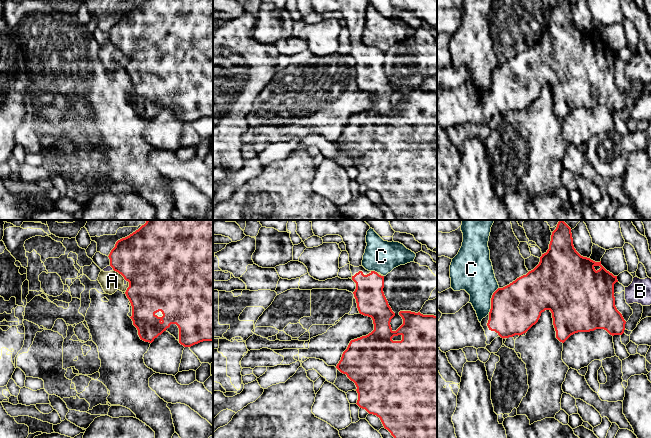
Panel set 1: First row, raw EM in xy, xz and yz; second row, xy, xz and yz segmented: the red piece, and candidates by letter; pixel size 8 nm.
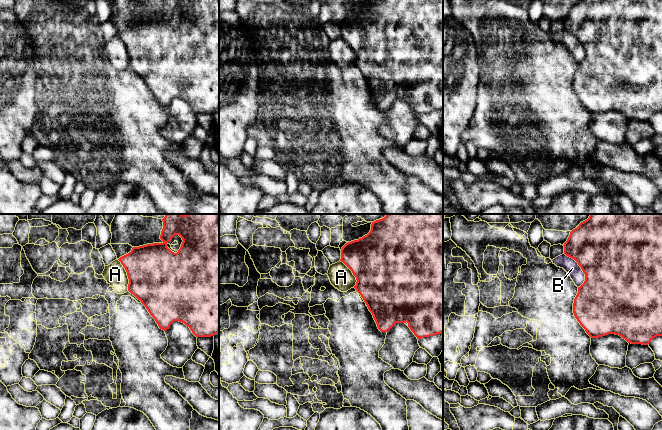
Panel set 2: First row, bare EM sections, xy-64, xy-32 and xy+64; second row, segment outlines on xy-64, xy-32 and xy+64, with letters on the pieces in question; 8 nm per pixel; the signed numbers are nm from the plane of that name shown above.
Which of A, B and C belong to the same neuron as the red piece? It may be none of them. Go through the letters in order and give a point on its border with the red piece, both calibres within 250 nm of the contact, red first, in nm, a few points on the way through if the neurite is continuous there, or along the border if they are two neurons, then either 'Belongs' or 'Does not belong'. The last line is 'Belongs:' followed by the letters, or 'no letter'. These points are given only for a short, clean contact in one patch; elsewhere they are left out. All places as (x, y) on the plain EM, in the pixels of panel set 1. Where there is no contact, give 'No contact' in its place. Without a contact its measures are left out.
A: Touches red at xy (120, 49). Thickness 480 nm (red) against 160 nm. Does not belong
B: Touches red at xy (112, 43). Thickness 420 nm (red) against 50 nm. Does not belong
C: Touches red at yz (491, 76). Thickness 400 nm (red) against 300 nm. Boundary: yz (498, 63), (492, 71), (491, 84), (488, 89). Does not belong
Belongs: no letter

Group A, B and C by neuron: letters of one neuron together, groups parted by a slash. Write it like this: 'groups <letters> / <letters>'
groups A B / C

